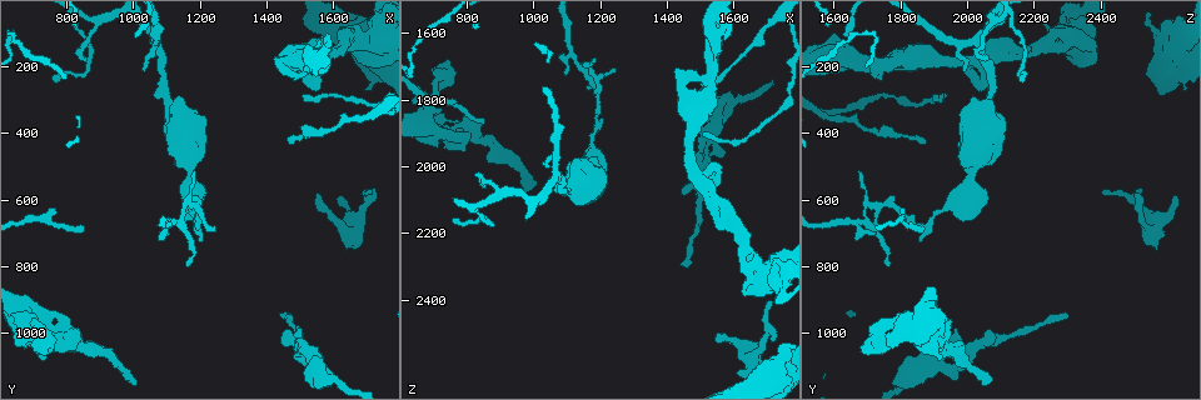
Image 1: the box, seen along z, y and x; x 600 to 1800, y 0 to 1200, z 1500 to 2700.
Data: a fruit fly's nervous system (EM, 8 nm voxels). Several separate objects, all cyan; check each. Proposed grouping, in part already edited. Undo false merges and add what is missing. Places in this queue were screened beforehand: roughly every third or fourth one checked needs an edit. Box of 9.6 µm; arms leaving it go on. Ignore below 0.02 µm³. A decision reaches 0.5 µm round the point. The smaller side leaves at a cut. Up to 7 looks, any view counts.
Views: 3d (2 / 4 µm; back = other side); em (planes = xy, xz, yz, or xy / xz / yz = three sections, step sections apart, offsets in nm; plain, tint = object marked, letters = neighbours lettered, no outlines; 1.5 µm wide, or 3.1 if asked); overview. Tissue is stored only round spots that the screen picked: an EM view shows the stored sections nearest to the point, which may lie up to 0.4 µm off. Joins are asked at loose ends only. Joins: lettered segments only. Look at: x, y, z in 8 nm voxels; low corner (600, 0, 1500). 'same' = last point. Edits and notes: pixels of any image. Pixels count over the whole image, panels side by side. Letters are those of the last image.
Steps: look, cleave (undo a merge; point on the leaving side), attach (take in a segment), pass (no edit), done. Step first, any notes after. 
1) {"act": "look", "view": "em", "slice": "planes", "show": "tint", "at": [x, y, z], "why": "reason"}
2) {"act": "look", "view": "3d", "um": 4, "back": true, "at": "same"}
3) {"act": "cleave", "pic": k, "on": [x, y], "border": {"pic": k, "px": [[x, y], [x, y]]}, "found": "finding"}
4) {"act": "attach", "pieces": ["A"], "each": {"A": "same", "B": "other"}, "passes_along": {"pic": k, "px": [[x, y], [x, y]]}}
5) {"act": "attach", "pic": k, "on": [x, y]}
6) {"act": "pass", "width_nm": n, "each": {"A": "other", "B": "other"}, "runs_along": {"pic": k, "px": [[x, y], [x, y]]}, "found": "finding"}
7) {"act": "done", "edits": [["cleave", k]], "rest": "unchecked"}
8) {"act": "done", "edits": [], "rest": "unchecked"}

{"act": "look", "view": "3d", "um": 4, "at": [1480, 430, 1870], "why": "an open end"}

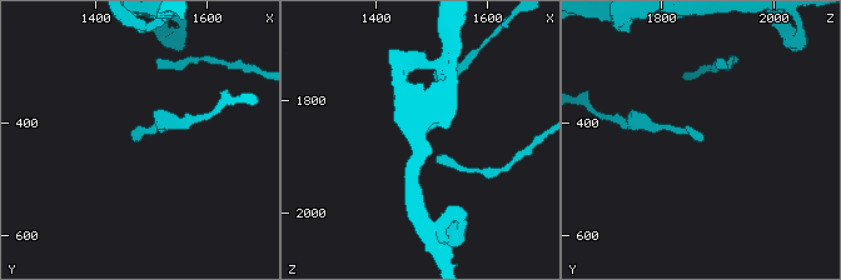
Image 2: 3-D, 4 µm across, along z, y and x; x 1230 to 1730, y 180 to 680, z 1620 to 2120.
{"act": "look", "view": "em", "slice": "yz", "step": 8, "show": "tint", "at": [1470, 425, 1875], "why": "now the EM"}

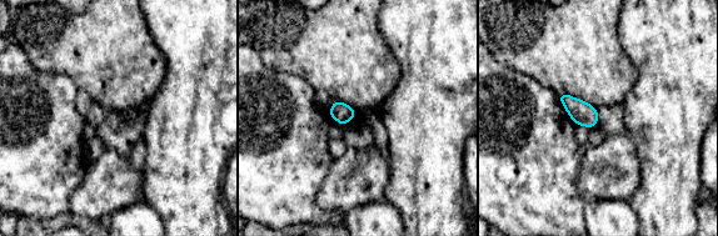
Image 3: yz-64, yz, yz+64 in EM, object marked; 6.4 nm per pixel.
{"act": "look", "view": "em", "slice": "yz", "step": 8, "show": "letters", "at": "same"}

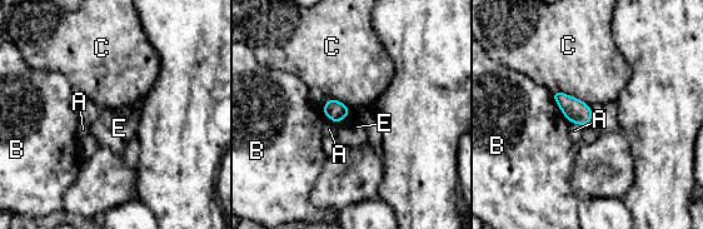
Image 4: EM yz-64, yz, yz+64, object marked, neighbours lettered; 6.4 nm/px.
{"act": "pass", "each": {"A": "other", "B": "other", "C": "other", "E": "other"}, "found": "none of them fits"}

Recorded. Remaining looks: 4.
{"act": "look", "view": "em", "slice": "xz", "step": 4, "show": "letters", "at": [1150, 660, 2000], "why": "branch stops here"}

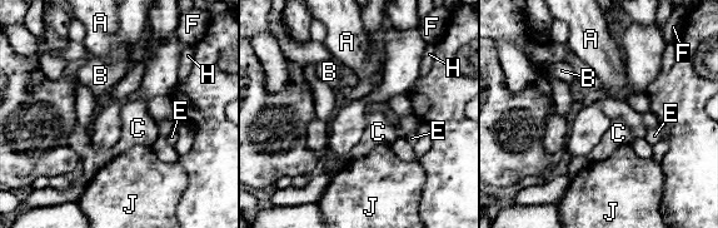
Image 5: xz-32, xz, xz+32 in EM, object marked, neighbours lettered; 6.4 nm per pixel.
{"act": "look", "view": "em", "slice": "planes", "show": "letters", "at": "same", "why": "cut it another way"}

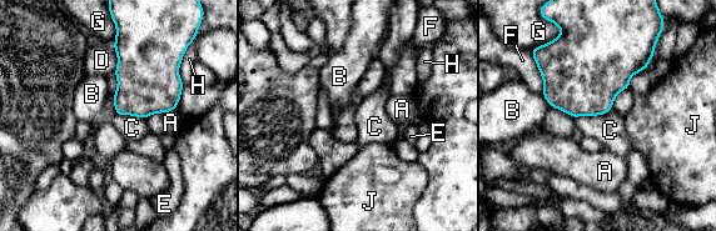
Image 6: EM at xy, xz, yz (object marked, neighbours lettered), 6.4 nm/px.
{"act": "pass", "each": {"A": "other", "B": "other", "C": "other", "D": "other", "E": "other", "F": "other", "G": "other", "H": "other", "J": "other"}, "border": {"pic": 6, "px": [[611, 109], [575, 119]]}, "found": "none of them fits"}

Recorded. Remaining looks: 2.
{"act": "look", "view": "em", "slice": "xz", "step": 4, "show": "plain", "at": [1440, 930, 2300], "why": "thin end"}

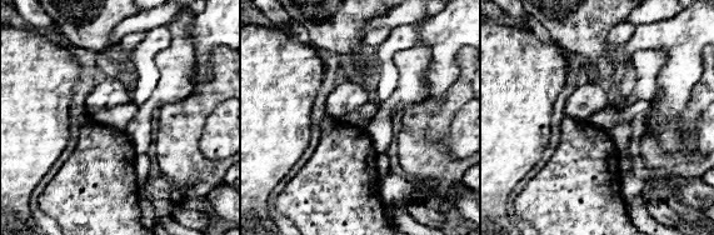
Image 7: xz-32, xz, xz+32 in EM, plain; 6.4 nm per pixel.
{"act": "look", "view": "em", "slice": "xz", "step": 4, "show": "letters", "at": "same"}

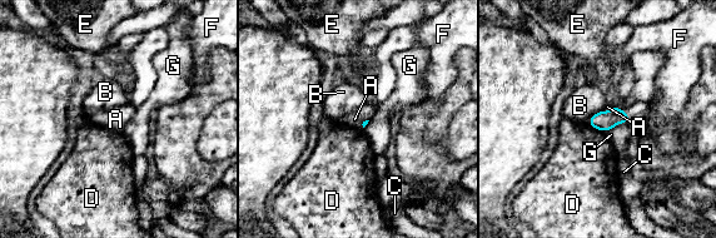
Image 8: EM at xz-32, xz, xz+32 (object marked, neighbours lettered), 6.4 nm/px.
{"act": "pass", "longest_contact_nm": ["G", 160], "each": {"A": "other", "B": "other", "C": "other", "D": "other", "E": "other", "F": "other", "G": "other"}, "found": "no lettered segment goes on from it"}

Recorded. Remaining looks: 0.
{"act": "done", "edits": [], "rest": "unchecked"}

